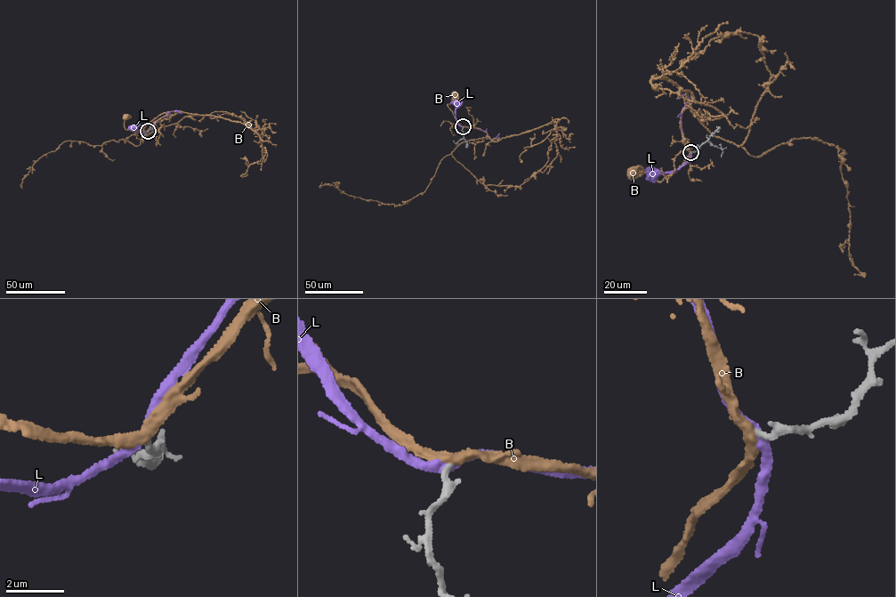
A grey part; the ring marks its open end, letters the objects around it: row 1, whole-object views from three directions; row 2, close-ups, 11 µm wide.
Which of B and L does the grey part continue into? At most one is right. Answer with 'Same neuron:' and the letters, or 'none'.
Same neuron: B

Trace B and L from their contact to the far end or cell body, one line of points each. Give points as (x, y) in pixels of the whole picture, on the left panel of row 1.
B: (148, 131), (135, 133), (126, 129), (124, 123), (125, 117)
L: (148, 131), (139, 133), (133, 128)

